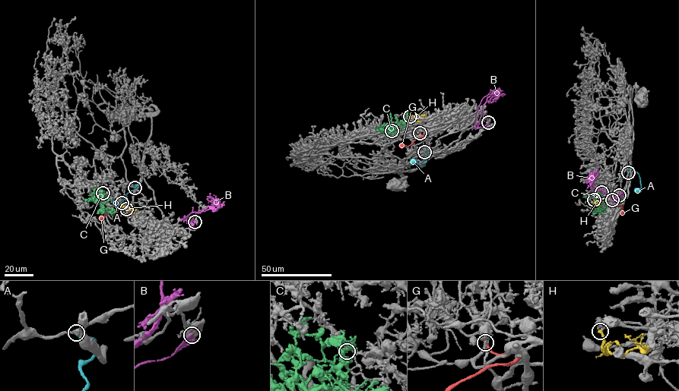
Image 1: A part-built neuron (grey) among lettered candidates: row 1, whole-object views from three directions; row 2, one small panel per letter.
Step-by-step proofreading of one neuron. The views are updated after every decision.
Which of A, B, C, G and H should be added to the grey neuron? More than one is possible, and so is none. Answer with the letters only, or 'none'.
C

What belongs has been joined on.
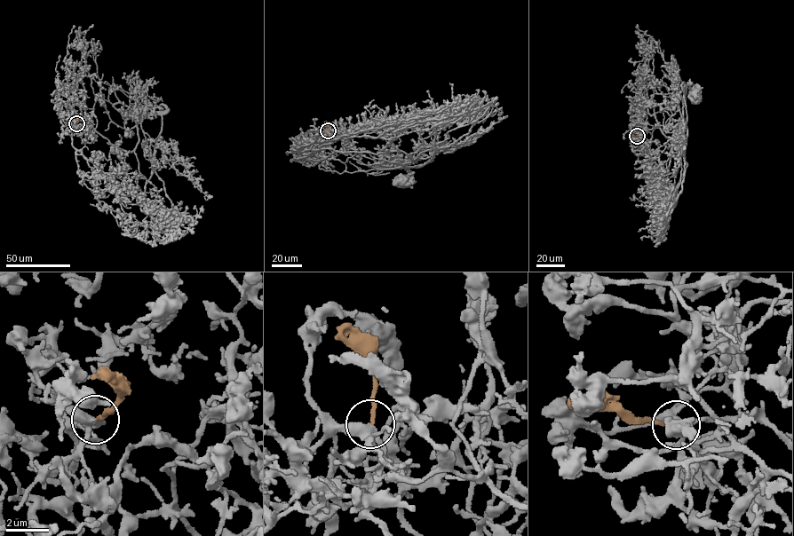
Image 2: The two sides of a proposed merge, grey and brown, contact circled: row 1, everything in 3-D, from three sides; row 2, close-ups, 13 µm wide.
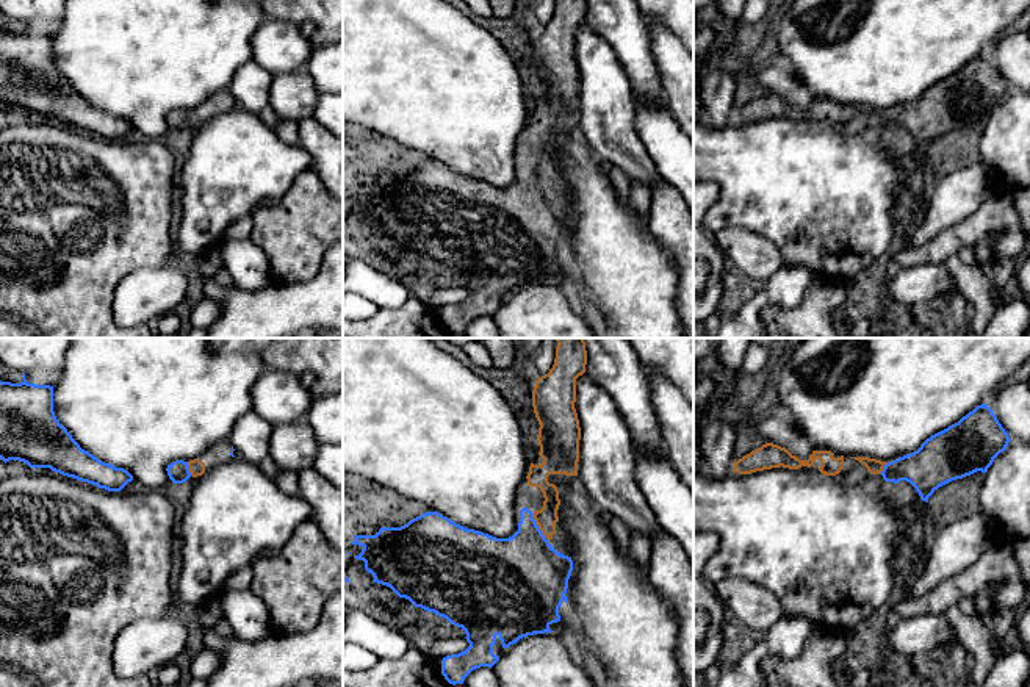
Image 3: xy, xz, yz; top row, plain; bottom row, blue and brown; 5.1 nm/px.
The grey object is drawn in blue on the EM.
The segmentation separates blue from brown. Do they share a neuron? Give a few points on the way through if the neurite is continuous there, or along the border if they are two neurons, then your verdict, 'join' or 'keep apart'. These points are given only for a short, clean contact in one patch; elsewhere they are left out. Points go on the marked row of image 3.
runs through xz (523, 571), (529, 539), (537, 526), (547, 517); join

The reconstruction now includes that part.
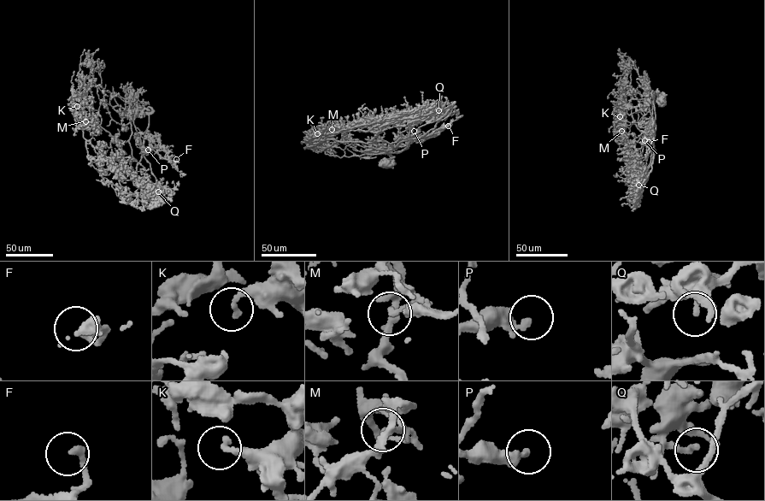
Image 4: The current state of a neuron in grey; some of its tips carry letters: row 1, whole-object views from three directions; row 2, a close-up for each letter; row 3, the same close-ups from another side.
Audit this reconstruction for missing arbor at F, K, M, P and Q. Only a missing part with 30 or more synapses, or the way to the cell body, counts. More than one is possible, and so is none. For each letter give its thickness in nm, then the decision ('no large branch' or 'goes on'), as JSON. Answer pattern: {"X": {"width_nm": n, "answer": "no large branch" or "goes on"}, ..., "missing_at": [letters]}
{"F": {"width_nm": 220, "answer": "no large branch"}, "K": {"width_nm": 220, "answer": "no large branch"}, "M": {"width_nm": 160, "answer": "no large branch"}, "P": {"width_nm": 260, "answer": "no large branch"}, "Q": {"width_nm": 180, "answer": "no large branch"}, "missing_at": []}

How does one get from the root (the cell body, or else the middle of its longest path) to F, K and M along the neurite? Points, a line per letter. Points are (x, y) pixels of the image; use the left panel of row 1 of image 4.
F: (131, 111), (138, 106), (131, 114), (119, 106), (114, 108), (124, 112), (132, 120), (160, 156), (176, 159)
K: (131, 111), (138, 106), (124, 142), (95, 120), (91, 99), (81, 97), (77, 106)
M: (131, 111), (138, 106), (131, 120), (132, 134), (125, 141), (113, 137), (91, 115), (89, 124), (85, 121)

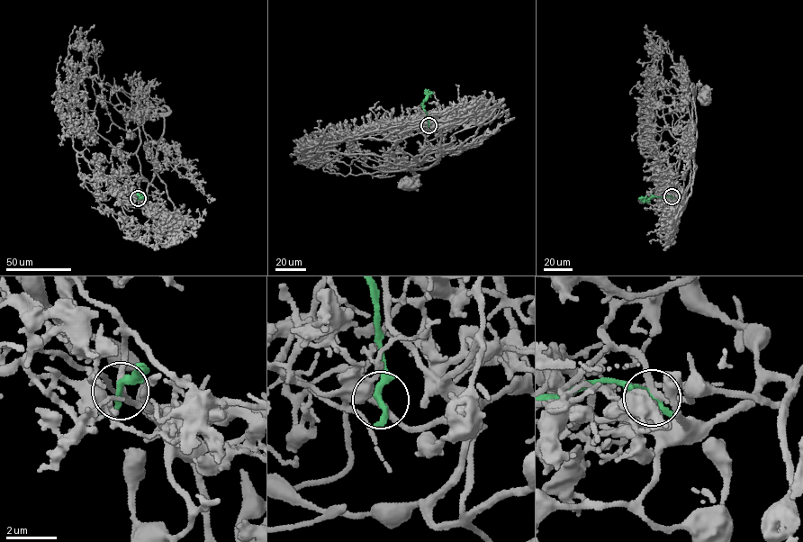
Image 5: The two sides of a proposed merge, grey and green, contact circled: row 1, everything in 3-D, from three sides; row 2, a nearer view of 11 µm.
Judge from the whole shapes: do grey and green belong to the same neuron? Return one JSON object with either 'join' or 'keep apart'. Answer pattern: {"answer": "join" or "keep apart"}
{"answer": "keep apart"}

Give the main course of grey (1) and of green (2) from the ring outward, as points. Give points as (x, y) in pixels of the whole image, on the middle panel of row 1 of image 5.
1: (428, 125), (434, 127), (436, 137), (415, 157), (417, 163), (408, 169), (414, 176), (408, 185)
2: (428, 125), (423, 104), (428, 95), (425, 101)

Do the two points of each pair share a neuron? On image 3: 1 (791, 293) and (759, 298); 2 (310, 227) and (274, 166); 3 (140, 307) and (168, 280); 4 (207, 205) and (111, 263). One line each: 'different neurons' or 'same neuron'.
1: same neuron
2: different neurons
3: same neuron
4: different neurons

